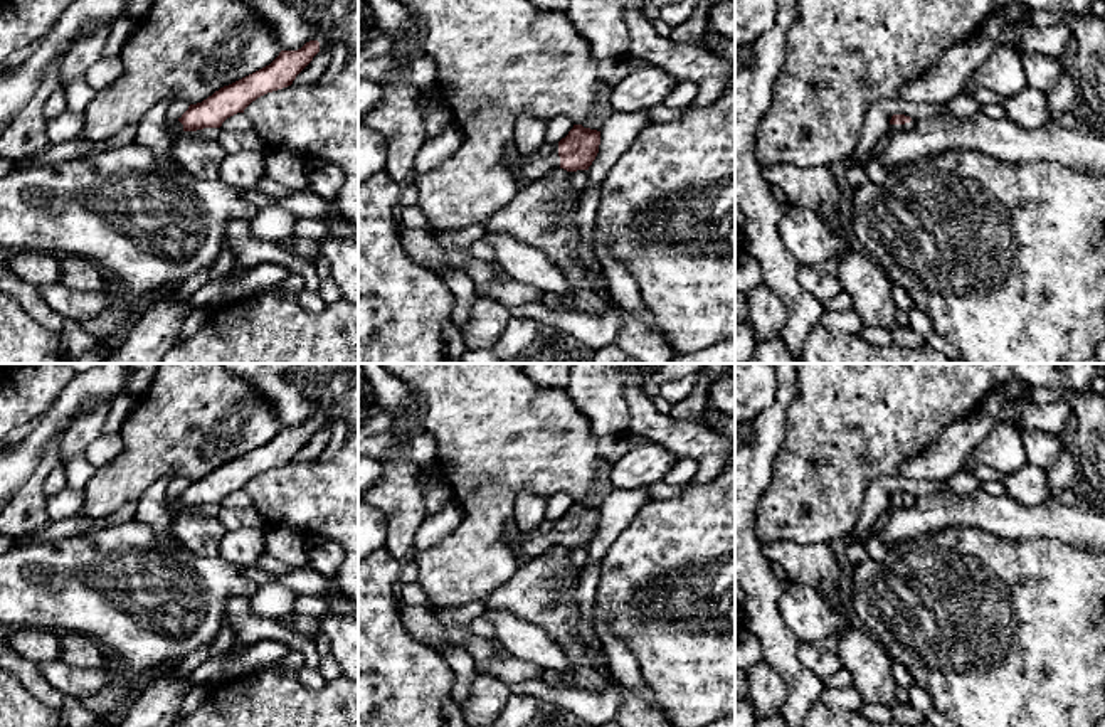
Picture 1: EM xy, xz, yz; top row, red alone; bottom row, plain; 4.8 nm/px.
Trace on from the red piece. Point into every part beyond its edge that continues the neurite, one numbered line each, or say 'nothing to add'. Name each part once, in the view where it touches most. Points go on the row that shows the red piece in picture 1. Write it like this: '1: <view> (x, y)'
1: xz (532, 169)

